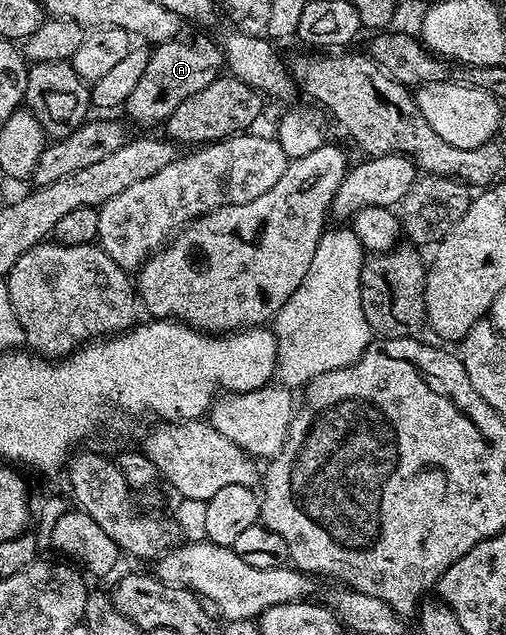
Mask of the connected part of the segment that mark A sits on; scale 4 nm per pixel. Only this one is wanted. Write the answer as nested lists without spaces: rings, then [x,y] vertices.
[[[179,37],[170,39],[167,43],[159,43],[150,51],[148,65],[144,65],[144,73],[140,81],[136,81],[136,89],[132,89],[124,105],[127,115],[125,118],[131,124],[165,124],[166,118],[172,113],[172,109],[176,109],[176,105],[180,105],[180,101],[188,101],[192,93],[200,93],[204,85],[212,85],[212,81],[219,78],[223,71],[224,56],[217,42]]]

